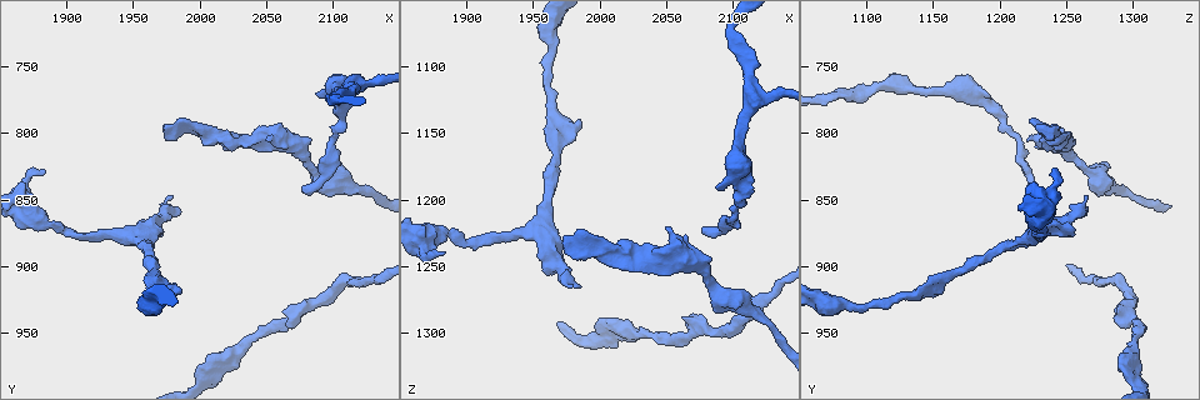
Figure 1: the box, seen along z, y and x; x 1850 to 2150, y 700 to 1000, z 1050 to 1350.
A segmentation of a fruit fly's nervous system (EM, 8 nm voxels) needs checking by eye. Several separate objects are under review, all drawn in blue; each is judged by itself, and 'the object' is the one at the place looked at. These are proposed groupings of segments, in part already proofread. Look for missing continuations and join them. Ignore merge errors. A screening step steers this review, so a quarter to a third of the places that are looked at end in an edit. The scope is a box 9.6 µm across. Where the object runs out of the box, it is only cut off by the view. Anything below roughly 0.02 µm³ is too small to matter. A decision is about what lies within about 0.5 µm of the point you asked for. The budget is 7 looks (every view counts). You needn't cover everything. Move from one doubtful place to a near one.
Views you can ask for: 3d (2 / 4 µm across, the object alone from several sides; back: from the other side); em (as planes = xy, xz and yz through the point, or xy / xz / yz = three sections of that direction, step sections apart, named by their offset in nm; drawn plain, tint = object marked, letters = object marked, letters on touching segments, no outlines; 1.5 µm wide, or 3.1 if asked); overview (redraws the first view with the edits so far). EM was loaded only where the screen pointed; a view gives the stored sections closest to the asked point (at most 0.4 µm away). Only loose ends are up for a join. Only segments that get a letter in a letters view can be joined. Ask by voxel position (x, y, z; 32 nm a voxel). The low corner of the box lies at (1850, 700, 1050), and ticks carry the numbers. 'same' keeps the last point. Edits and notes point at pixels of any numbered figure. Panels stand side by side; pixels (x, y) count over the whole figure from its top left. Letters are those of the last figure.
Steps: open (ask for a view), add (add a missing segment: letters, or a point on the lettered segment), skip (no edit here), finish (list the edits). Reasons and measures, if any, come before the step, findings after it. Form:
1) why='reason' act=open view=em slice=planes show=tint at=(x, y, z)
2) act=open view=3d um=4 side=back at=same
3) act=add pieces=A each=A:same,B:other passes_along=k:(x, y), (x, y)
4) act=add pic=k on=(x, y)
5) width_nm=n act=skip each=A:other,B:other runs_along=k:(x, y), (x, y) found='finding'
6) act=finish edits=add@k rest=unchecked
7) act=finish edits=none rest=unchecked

why='branch stops here' act=open view=3d um=2 at=(1886, 828, 1240)

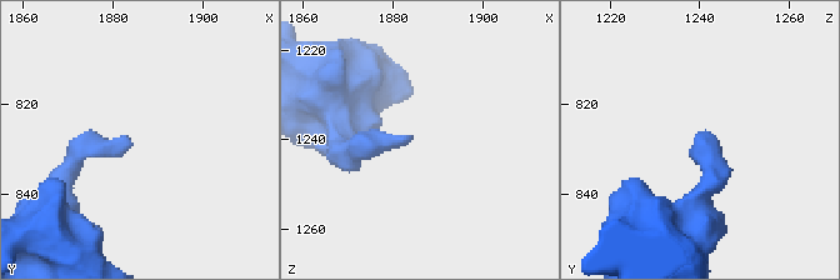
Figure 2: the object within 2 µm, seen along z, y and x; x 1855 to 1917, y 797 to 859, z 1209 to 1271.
act=open view=em slice=planes show=letters at=(1884, 828, 1240)

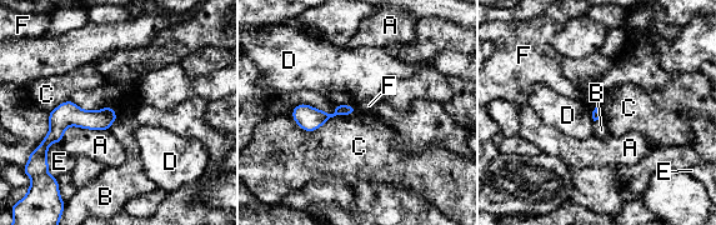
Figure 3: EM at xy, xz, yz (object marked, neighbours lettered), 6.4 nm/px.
longest_contact=C:420nm act=skip each=A:other,B:other,C:other,D:other,E:other,F:other border=3:(356, 110), (310, 131), (291, 118) found='none of them fits'

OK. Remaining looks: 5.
why='free end' act=open view=em slice=yz step=4 show=letters at=(2078, 844, 1224)

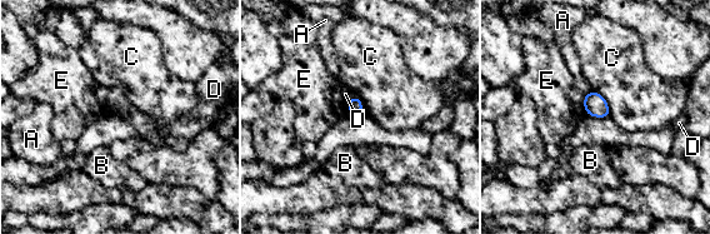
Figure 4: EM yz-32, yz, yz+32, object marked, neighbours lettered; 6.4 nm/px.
act=open view=em slice=planes show=letters at=same

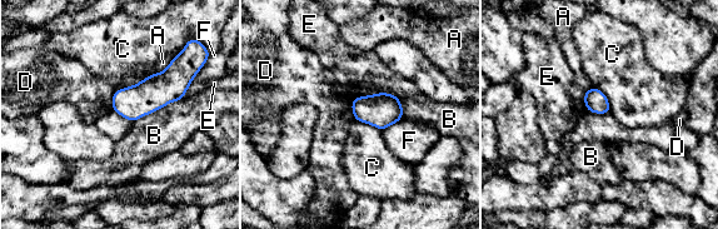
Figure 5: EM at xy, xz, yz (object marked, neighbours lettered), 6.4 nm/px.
act=skip each=A:other,B:other,C:other,D:other,E:other,F:other found='none of them fits'

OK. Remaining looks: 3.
why='an open end' act=open view=em slice=planes show=letters at=(2086, 770, 1194)

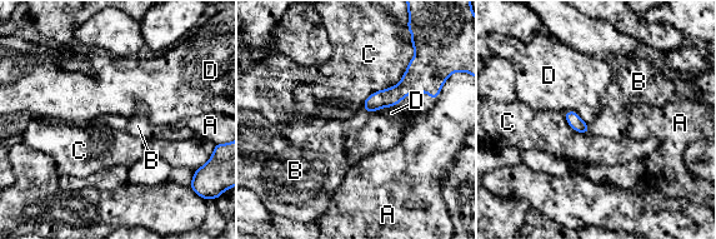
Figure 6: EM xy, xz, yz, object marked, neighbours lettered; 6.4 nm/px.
act=add pieces=B each=A:other,B:same,C:other,D:other found='it goes on there'

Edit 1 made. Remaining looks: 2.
act=finish edits=add@6 rest=unchecked

